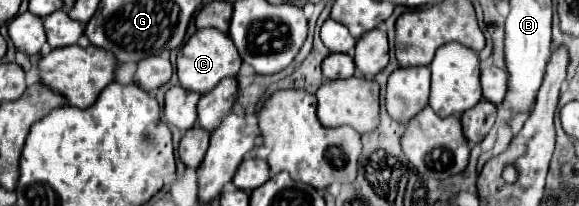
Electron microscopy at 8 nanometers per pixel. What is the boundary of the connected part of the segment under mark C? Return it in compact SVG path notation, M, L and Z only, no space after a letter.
M206 27L204 31L196 31L178 51L176 59L176 73L180 79L180 85L188 91L196 91L200 95L212 91L224 77L236 77L238 69L242 65L242 59L236 51L236 45L228 35L220 35L220 31L212 31L212 27Z

